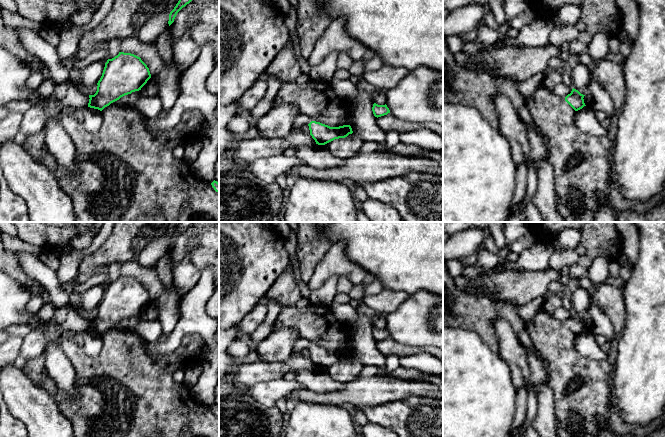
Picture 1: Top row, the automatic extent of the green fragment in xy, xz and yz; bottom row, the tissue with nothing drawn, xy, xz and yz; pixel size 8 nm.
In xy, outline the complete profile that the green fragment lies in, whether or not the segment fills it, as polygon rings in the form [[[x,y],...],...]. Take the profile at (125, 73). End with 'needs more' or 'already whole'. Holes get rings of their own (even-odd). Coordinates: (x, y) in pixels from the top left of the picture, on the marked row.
[[[119,52],[105,63],[97,91],[89,95],[88,107],[102,111],[121,97],[141,90],[150,78],[149,68],[140,57]]]; already whole

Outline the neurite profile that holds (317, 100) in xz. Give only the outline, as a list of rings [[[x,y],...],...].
[[[313,80],[304,84],[284,82],[272,107],[285,103],[298,107],[312,121],[330,127],[350,125],[353,131],[352,101],[339,98],[330,83]]]

